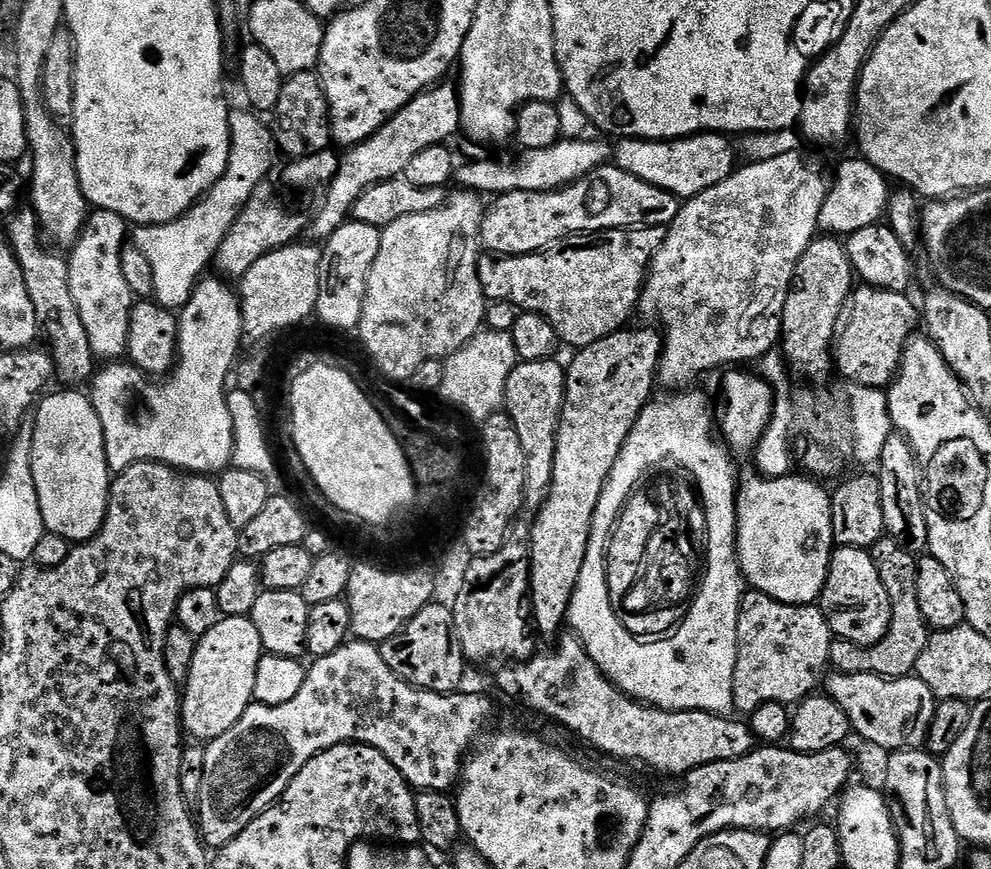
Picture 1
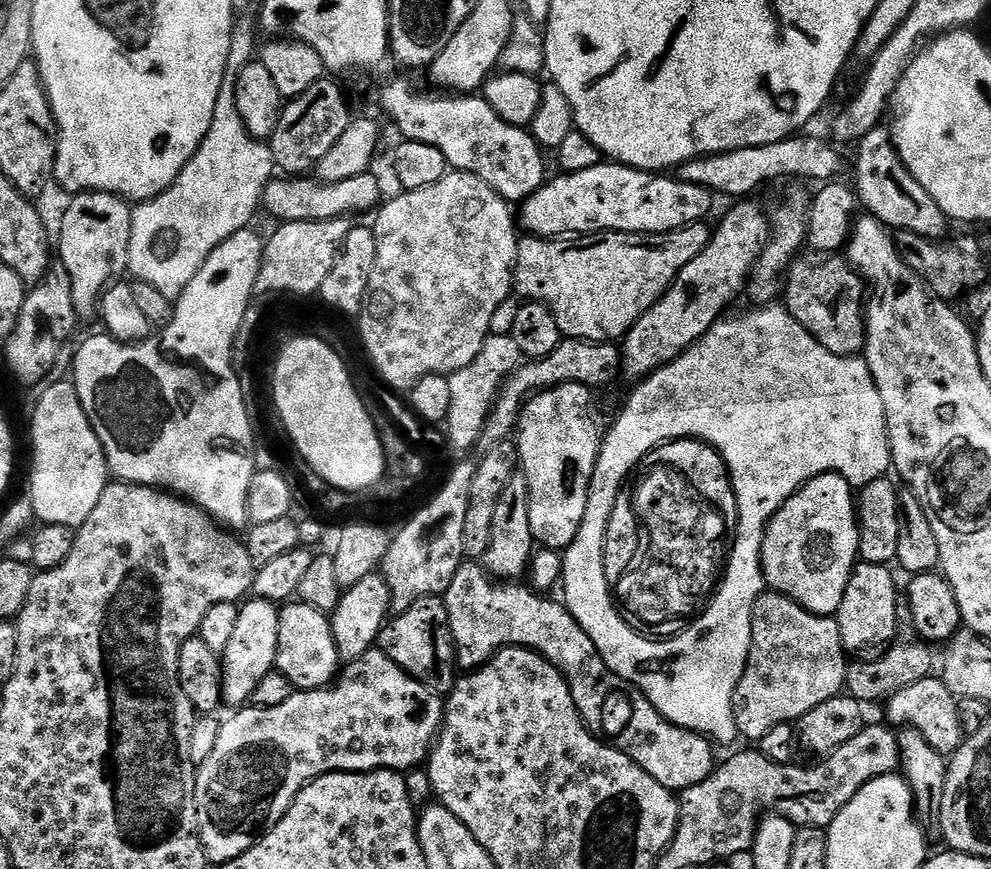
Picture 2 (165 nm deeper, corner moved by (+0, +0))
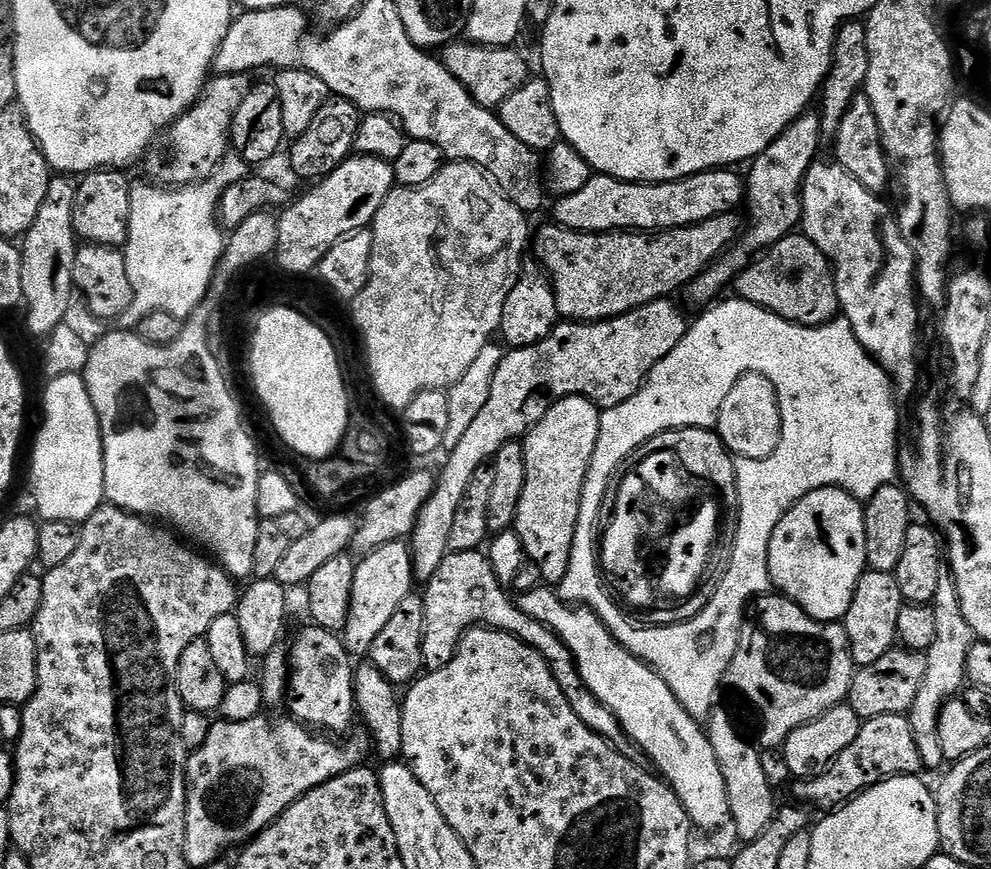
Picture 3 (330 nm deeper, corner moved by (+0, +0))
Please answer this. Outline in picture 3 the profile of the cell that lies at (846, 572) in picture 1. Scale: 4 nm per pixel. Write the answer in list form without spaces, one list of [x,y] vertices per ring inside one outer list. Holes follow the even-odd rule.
[[[865,571],[850,602],[850,610],[842,621],[848,635],[848,648],[852,651],[853,665],[862,668],[870,666],[870,662],[878,662],[882,654],[894,647],[898,640],[898,614],[905,603],[893,573]]]

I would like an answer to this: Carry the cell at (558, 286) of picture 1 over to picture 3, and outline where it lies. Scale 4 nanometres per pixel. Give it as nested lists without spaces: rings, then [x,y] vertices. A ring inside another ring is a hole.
[[[727,212],[721,216],[715,216],[710,218],[706,222],[698,222],[697,224],[691,224],[685,228],[669,228],[667,230],[657,230],[651,234],[645,234],[635,230],[621,230],[618,232],[605,232],[603,234],[599,232],[575,232],[569,228],[562,228],[555,222],[549,222],[545,228],[535,229],[534,232],[534,248],[536,244],[536,256],[535,259],[539,261],[545,272],[548,274],[549,280],[552,281],[552,288],[556,291],[556,305],[560,311],[561,317],[568,322],[579,322],[581,324],[599,324],[601,320],[613,320],[615,316],[621,316],[626,314],[630,310],[635,308],[641,308],[646,306],[650,302],[655,300],[667,300],[675,297],[676,291],[687,289],[688,285],[692,283],[696,277],[701,276],[709,266],[716,263],[721,256],[725,255],[737,243],[738,237],[742,232],[742,220],[736,212]]]

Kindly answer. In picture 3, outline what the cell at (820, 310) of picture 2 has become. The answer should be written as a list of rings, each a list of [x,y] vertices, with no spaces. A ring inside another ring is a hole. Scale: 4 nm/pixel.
[[[803,234],[782,238],[774,247],[757,255],[736,277],[735,288],[739,299],[807,328],[829,324],[841,315],[832,264]]]

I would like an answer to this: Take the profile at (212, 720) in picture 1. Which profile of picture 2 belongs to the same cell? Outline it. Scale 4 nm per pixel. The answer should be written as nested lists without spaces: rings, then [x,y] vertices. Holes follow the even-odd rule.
[[[249,599],[240,604],[238,623],[234,629],[234,638],[230,638],[230,646],[222,654],[224,673],[223,703],[244,706],[251,701],[254,690],[266,674],[273,672],[278,654],[278,618],[280,608],[269,600]]]

